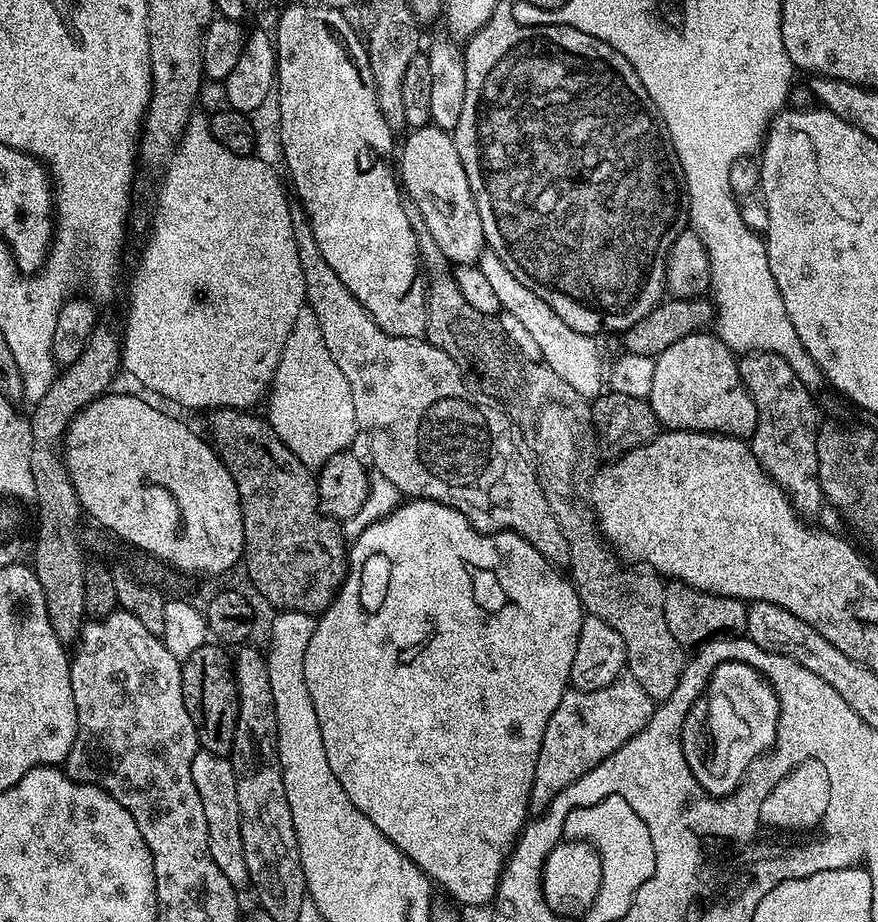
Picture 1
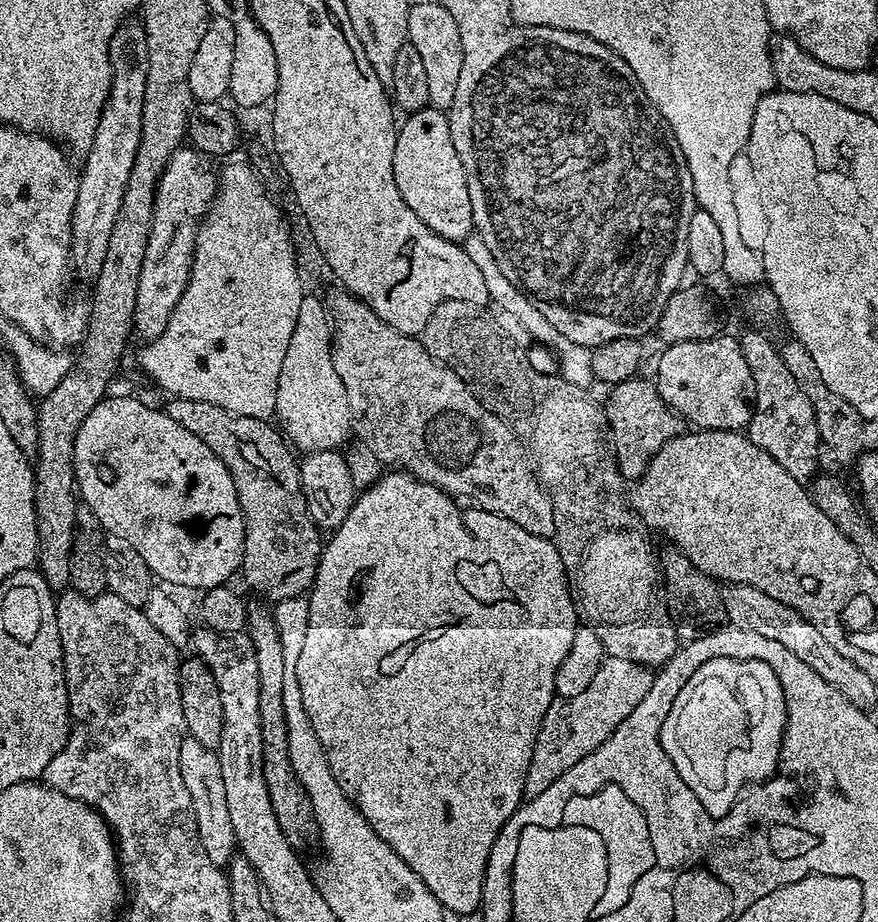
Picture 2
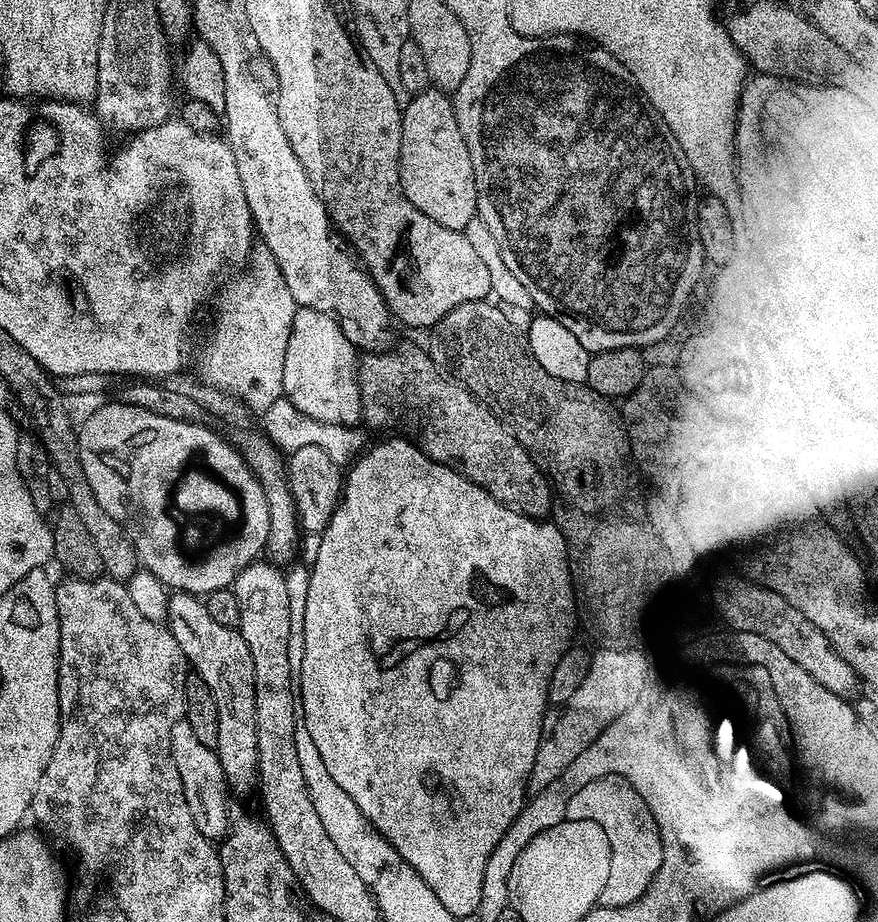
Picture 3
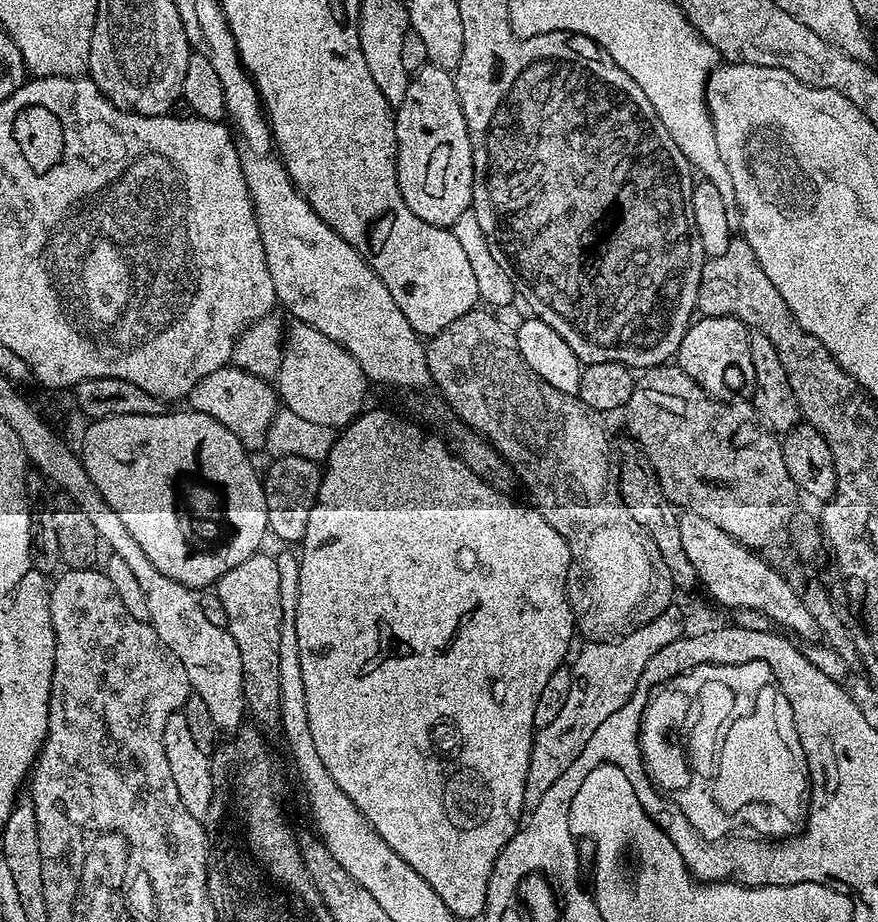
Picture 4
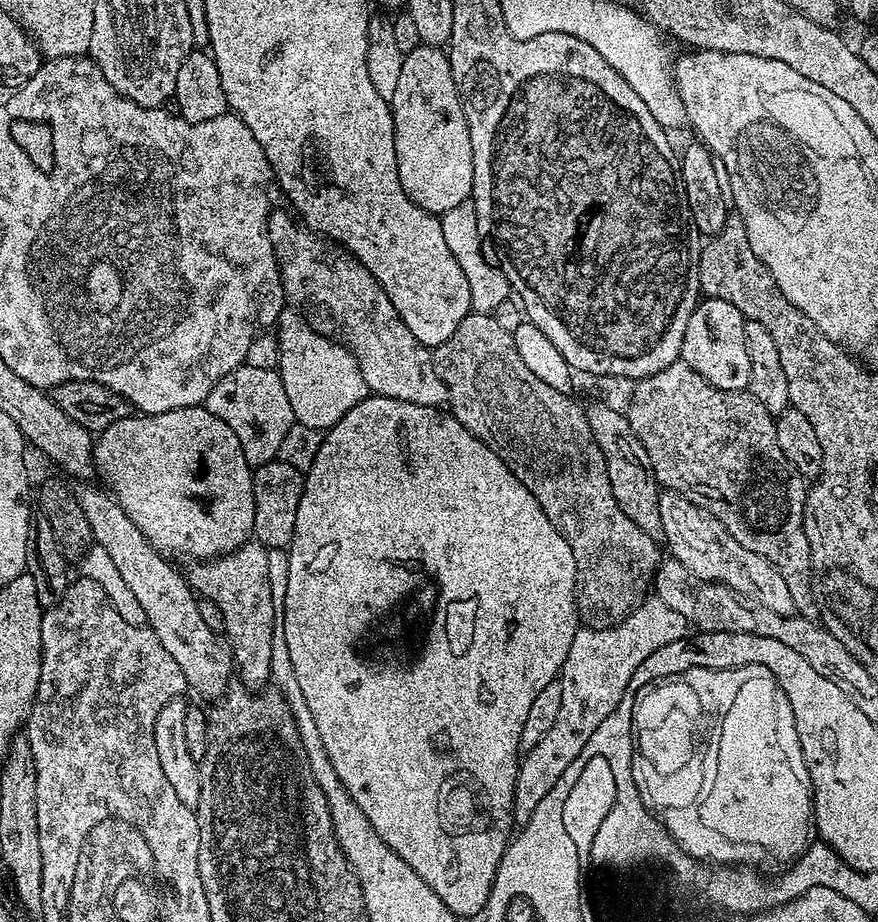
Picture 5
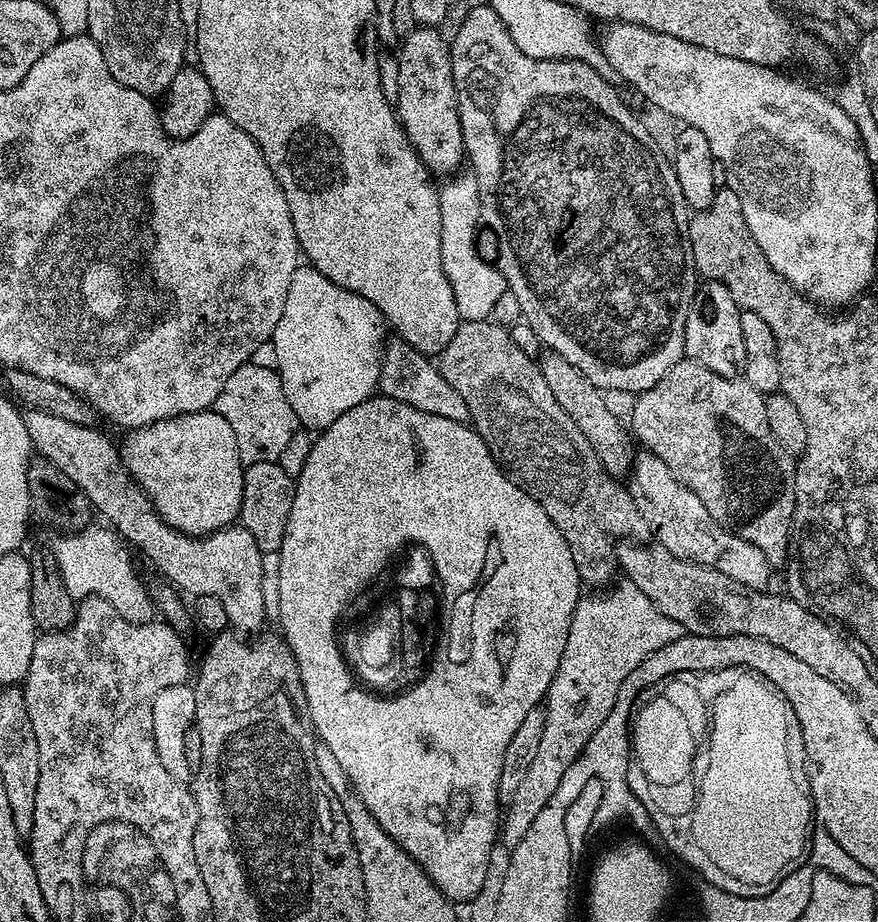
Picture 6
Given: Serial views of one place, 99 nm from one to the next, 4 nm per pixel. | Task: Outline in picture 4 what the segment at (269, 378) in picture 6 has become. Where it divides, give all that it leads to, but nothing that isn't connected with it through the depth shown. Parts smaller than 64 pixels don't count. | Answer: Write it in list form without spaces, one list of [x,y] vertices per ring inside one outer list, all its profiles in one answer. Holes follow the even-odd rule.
[[[235,366],[212,371],[188,395],[189,407],[222,423],[235,434],[249,452],[259,450],[266,443],[267,430],[278,411],[277,391],[260,376],[250,375]]]

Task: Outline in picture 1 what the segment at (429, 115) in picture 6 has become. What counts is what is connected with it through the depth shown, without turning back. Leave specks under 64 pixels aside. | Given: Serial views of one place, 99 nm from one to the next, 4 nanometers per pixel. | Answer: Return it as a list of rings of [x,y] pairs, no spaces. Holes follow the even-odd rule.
[[[427,126],[413,128],[407,134],[404,145],[398,148],[398,180],[407,199],[418,206],[430,238],[438,242],[438,250],[442,250],[444,257],[456,266],[475,265],[486,248],[482,218],[472,197],[462,158],[458,158],[453,133]]]

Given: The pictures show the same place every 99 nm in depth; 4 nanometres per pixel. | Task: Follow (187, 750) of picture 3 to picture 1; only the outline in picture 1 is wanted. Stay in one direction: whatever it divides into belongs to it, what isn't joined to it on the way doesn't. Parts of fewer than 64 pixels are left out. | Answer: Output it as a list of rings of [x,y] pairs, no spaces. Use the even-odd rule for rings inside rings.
[[[197,750],[190,762],[190,778],[194,778],[194,790],[198,790],[198,798],[202,798],[202,810],[206,814],[210,858],[214,858],[218,870],[226,874],[226,878],[234,887],[238,890],[247,889],[250,881],[246,870],[246,854],[242,850],[242,822],[238,810],[236,775],[231,759],[228,756]]]

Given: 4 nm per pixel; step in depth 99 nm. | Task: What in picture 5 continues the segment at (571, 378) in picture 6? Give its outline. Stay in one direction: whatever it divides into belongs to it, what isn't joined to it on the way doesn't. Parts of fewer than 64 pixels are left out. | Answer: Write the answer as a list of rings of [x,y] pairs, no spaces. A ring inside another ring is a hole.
[[[596,403],[598,404],[594,405],[593,408],[589,407],[587,409],[588,421],[590,422],[590,430],[596,439],[596,444],[606,458],[606,474],[610,478],[610,490],[614,494],[614,502],[618,502],[618,506],[624,511],[626,518],[630,518],[630,522],[634,522],[643,532],[650,534],[653,540],[657,542],[663,541],[665,534],[662,518],[660,517],[661,489],[658,487],[656,473],[652,471],[652,463],[648,461],[646,450],[642,446],[640,439],[634,434],[627,415],[621,409],[619,412],[616,408],[607,408],[604,405],[607,403]]]

